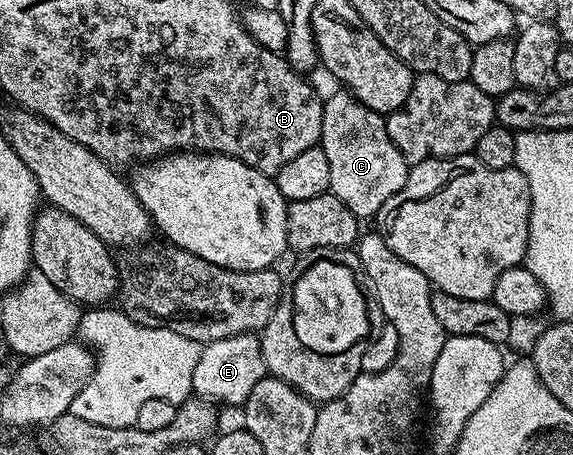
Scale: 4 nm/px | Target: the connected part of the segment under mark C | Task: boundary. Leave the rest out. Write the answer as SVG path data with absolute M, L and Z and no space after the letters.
M339 92L324 102L319 143L330 163L330 192L342 199L356 218L372 219L390 195L402 191L410 164L387 134L385 118L357 101L351 93Z

